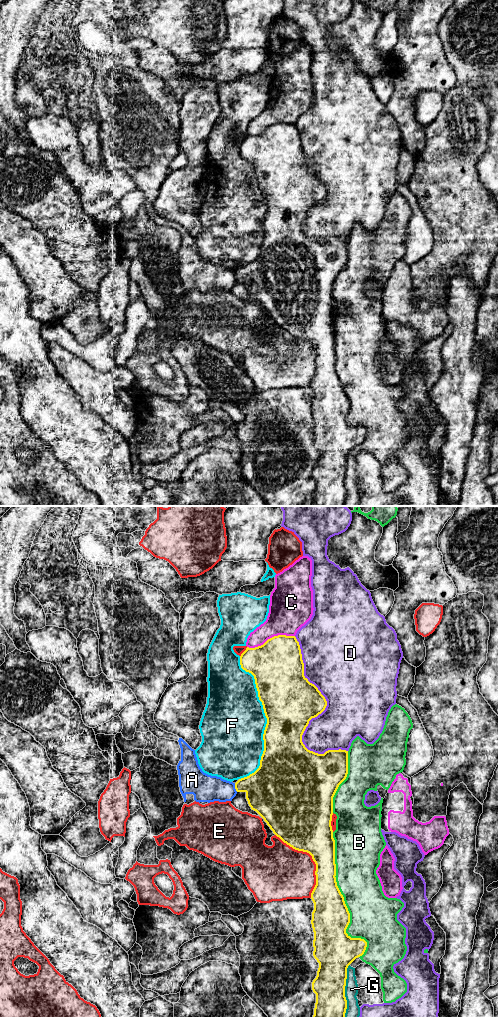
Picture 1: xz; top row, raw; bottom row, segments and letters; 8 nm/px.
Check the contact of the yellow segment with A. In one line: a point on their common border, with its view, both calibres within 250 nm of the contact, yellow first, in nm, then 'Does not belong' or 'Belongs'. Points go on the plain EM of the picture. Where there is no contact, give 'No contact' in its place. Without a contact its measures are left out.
Touches yellow at xz (235, 275). Thickness 340 nm (yellow) against 220 nm. Does not belong

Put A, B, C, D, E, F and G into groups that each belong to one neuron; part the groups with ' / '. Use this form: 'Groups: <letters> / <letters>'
Groups: A / B / C / D / E / F / G

